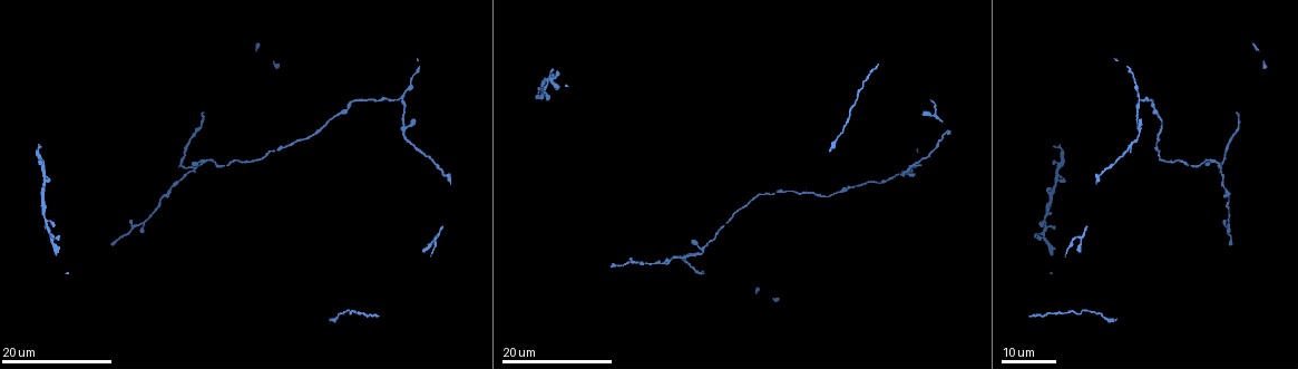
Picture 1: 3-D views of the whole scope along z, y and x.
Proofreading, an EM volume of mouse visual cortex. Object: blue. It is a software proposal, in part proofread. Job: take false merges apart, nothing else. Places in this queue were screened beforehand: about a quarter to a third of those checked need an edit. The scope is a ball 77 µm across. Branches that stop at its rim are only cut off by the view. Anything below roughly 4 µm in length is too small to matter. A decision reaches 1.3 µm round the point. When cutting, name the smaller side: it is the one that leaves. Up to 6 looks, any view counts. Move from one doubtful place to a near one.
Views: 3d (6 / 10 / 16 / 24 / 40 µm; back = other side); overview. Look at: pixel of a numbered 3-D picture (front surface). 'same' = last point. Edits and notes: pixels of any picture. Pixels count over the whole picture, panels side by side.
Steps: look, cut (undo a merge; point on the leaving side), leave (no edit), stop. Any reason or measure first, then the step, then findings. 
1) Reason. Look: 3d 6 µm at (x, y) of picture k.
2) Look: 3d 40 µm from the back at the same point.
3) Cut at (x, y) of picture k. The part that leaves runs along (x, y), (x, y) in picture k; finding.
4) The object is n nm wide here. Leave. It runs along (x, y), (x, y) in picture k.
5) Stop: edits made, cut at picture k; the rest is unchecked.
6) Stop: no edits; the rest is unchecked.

Two arms in line, one across. Look: 3d 16 µm at (1222, 166) of picture 1.

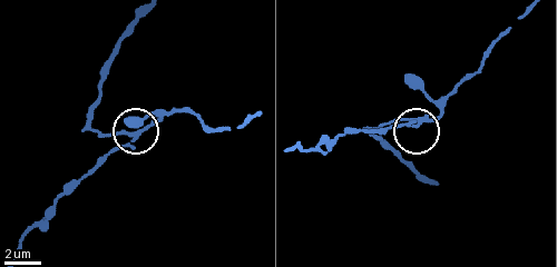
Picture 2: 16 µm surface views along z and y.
Look: 3d 10 µm at (131, 135) of picture 2.

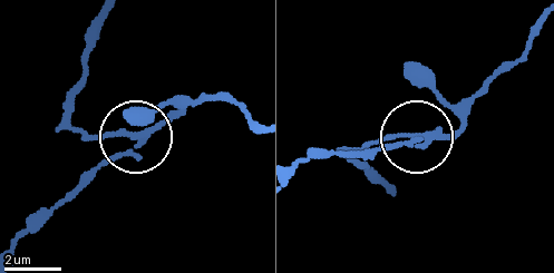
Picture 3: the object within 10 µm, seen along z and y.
The object is 180 nm wide here. Cut at (106, 136) of picture 3. A second neuron is stuck on.

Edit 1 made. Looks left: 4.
Look: overview.

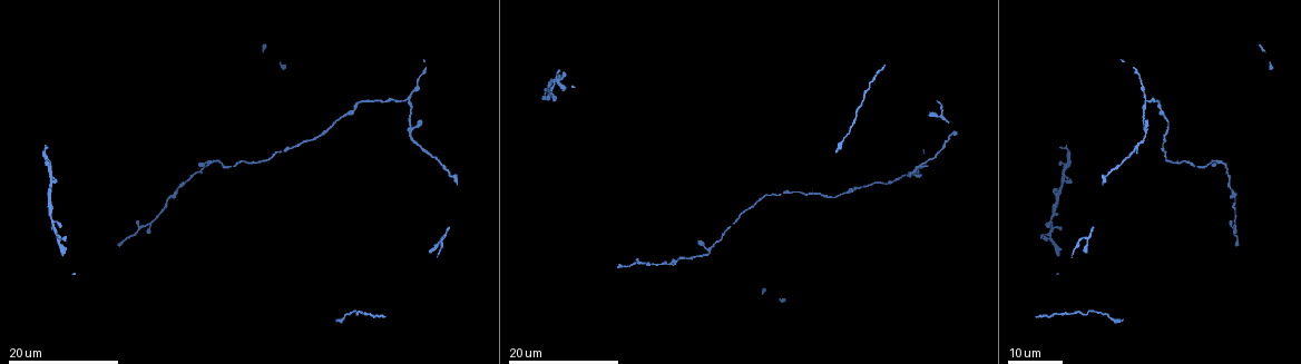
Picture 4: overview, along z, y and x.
Branch point. Look: 3d 24 µm at (637, 261) of picture 4.

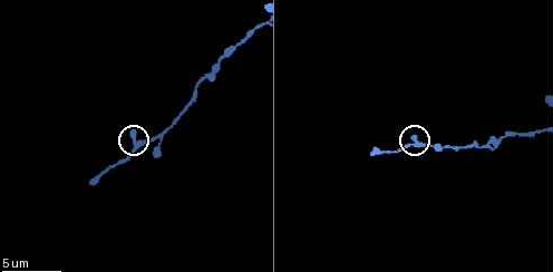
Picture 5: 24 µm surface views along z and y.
Look: 3d 6 µm at (136, 144) of picture 5.

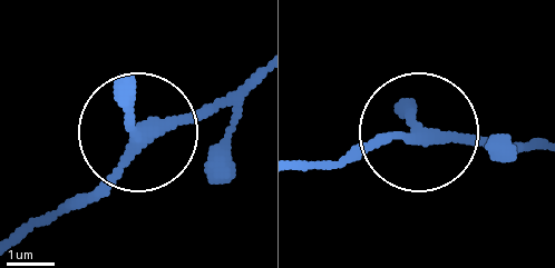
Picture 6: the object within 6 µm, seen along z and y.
3 arms meet here. Leave. It runs along (529, 144), (386, 132), (354, 151) in picture 6; continuous, no second neuron.

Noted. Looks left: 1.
Stop: edits made, cut at picture 3; the rest is unchecked.

